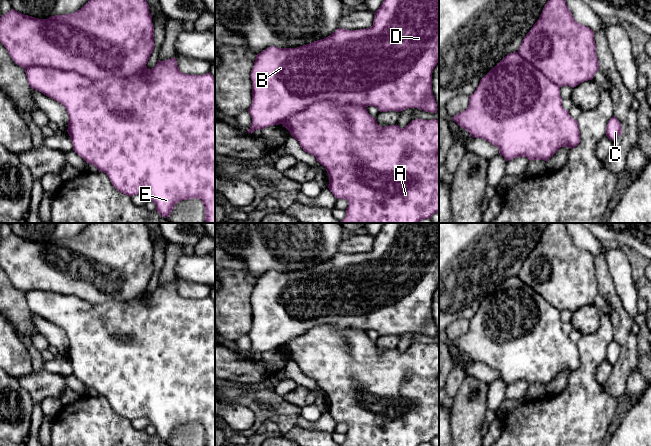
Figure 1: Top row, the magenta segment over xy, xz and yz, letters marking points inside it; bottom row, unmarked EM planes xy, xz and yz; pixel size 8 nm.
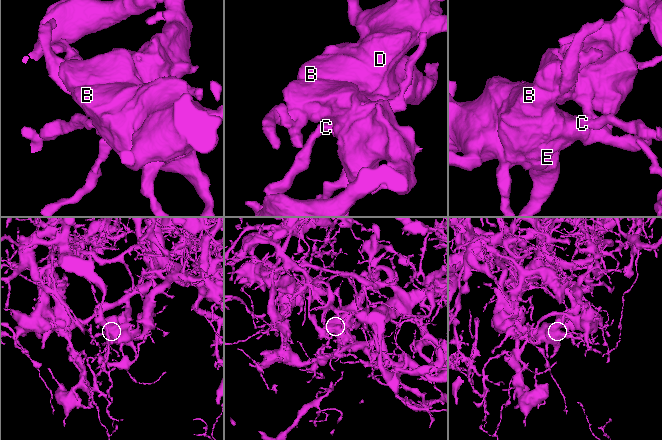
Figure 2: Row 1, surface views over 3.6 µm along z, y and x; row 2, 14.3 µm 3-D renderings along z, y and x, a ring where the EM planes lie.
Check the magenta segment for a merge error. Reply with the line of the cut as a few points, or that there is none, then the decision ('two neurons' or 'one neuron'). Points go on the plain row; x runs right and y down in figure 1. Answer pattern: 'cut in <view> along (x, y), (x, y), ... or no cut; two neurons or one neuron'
cut in xy along (145, 289), (132, 301), (100, 303), (50, 291), (25, 293); two neurons

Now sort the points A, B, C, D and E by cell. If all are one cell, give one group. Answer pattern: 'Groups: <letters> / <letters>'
Groups: A C / B D E

